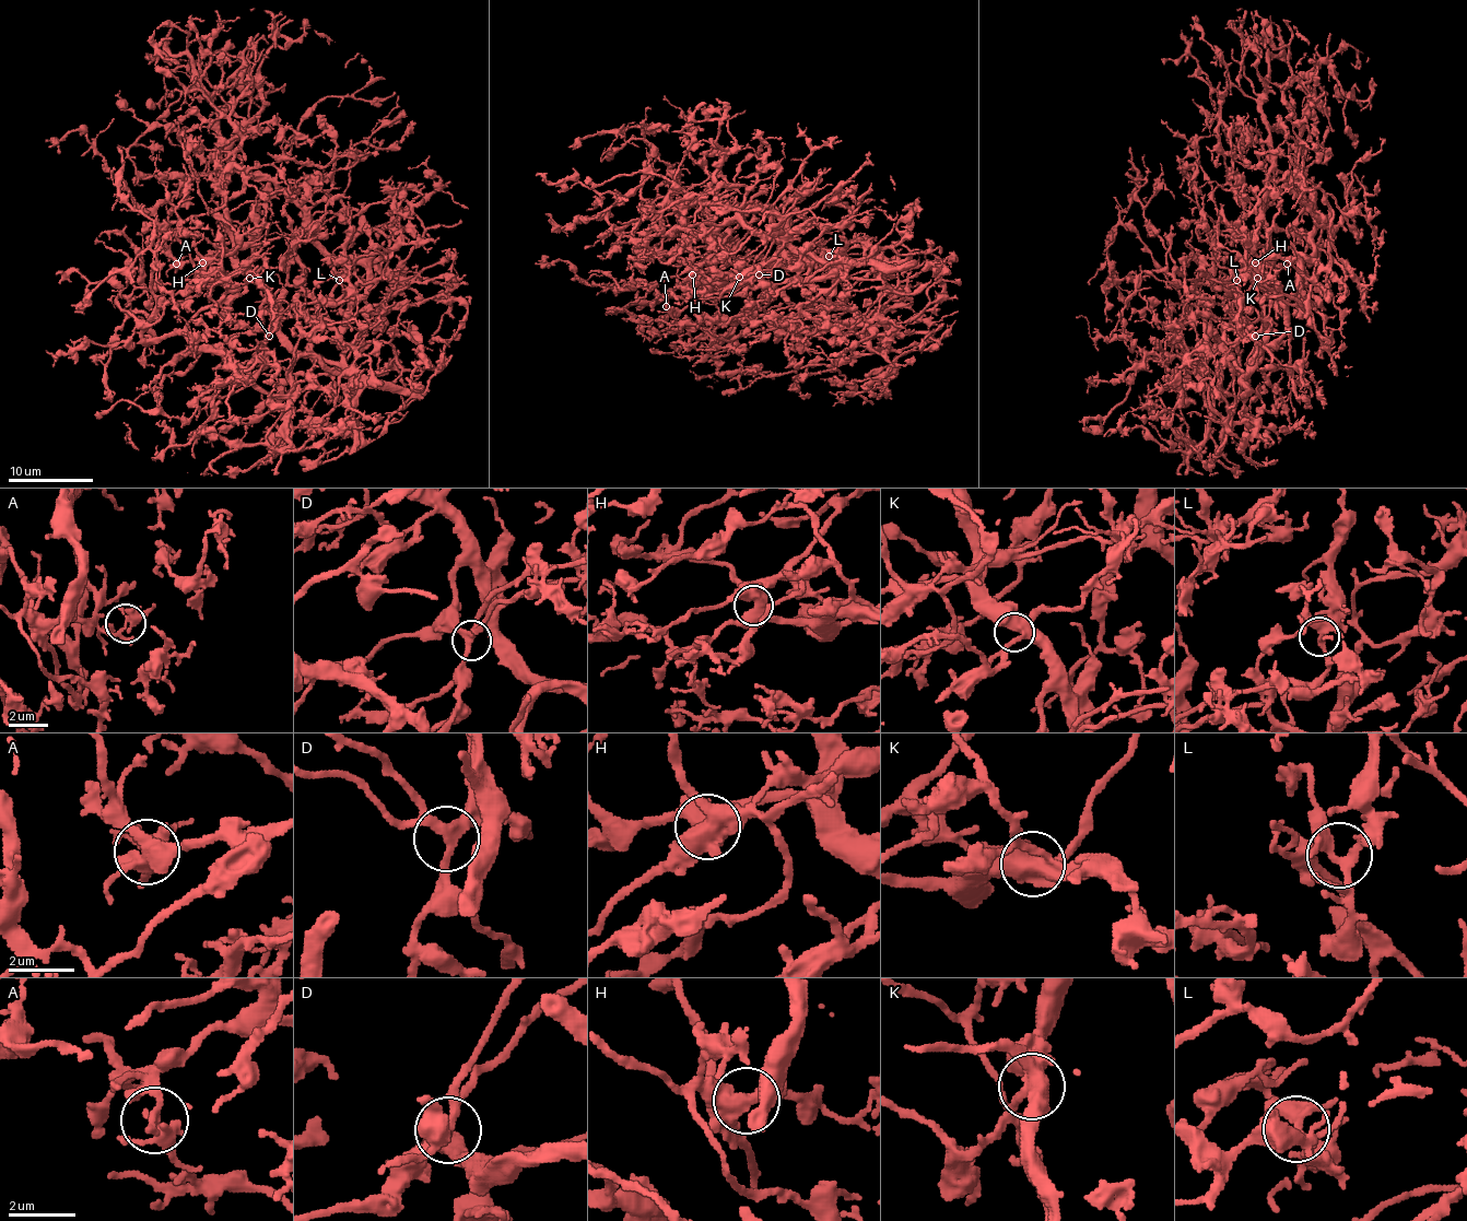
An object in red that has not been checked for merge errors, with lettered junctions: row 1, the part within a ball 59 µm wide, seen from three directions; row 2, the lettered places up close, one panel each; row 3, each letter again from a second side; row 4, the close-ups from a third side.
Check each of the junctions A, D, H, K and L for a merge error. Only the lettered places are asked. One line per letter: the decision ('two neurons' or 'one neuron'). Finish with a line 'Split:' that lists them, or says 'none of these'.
A: one neuron
D: one neuron
H: one neuron
K: one neuron
L: one neuron
Split: none of these

